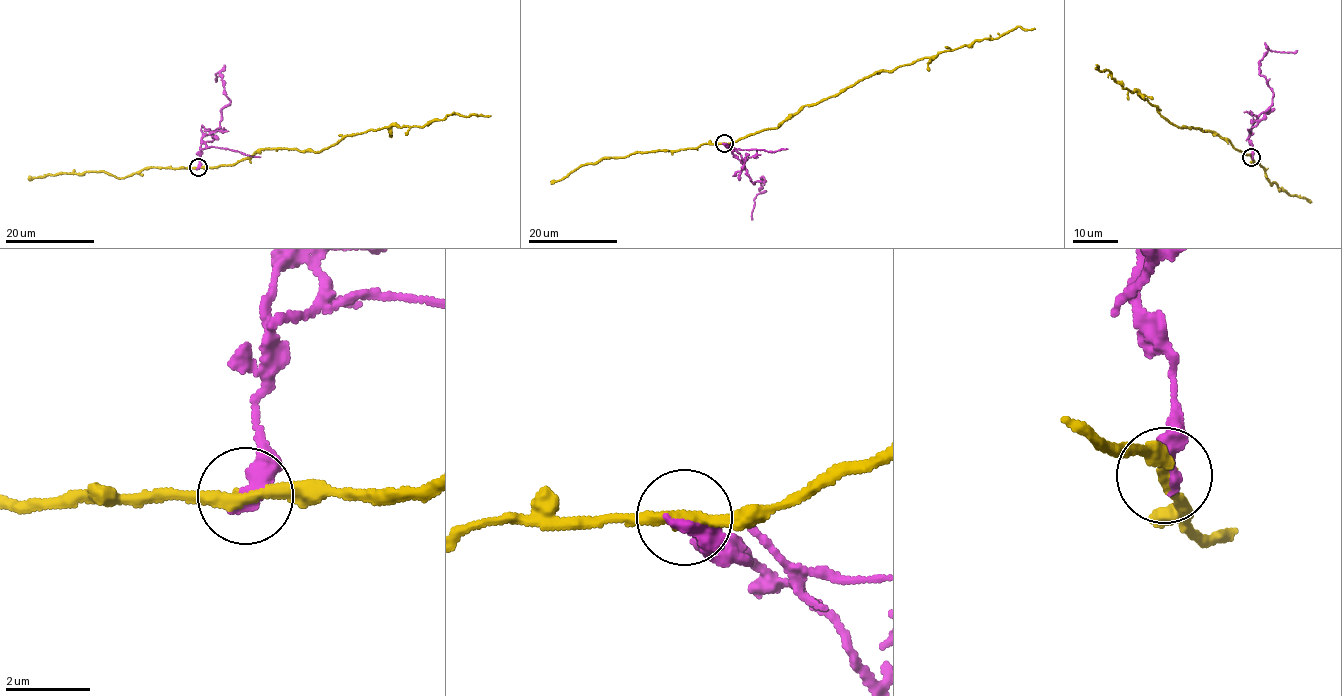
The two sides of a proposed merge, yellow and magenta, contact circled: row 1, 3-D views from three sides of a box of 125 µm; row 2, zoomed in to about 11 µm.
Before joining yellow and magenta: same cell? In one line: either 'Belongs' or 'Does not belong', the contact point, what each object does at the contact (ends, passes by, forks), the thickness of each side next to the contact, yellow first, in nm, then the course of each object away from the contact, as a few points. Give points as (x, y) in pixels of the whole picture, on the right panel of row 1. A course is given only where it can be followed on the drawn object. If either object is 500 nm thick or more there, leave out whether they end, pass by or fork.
Does not belong. Place: (1251, 157). At the ring yellow passes by. At the ring magenta ends. Thickness 280 nm (yellow) against 480 nm. Course of yellow: (1252, 157), (1229, 140), (1201, 127), (1172, 124), (1156, 106), (1122, 86), (1108, 70), (1095, 69), (1096, 65). Course of magenta: (1252, 157), (1249, 130), (1273, 97), (1260, 74), (1259, 60), (1269, 50), (1297, 50)

